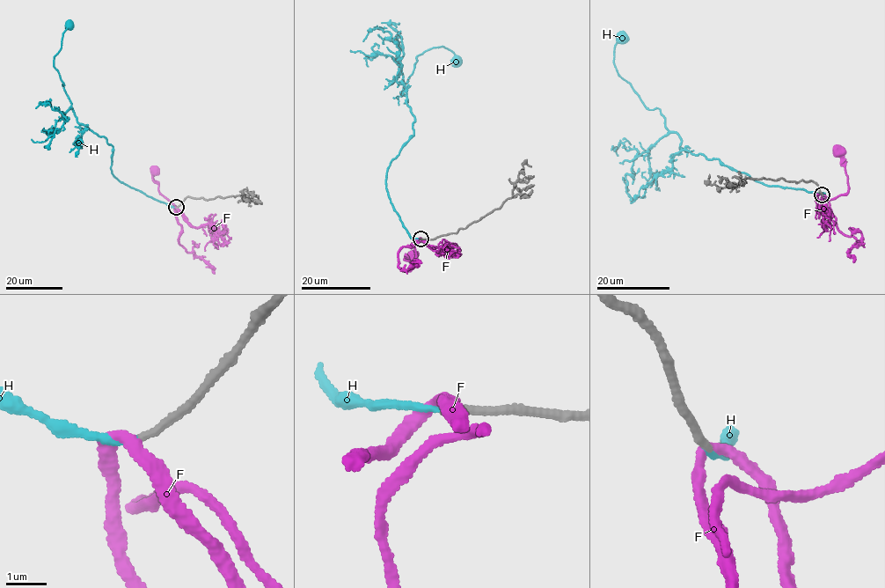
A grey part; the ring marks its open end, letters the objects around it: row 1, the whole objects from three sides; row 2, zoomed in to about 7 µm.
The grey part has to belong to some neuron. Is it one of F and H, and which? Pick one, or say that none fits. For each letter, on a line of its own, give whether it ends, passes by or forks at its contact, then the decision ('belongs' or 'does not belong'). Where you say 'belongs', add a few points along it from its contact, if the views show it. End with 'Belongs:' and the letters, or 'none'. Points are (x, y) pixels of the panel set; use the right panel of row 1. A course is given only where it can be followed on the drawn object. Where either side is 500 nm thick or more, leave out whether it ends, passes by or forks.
F: it passes by | does not belong
H: it ends | belongs | via (822, 195), (767, 186), (720, 160), (683, 150), (659, 109), (648, 110), (618, 72), (614, 48), (624, 31)
Belongs: H

